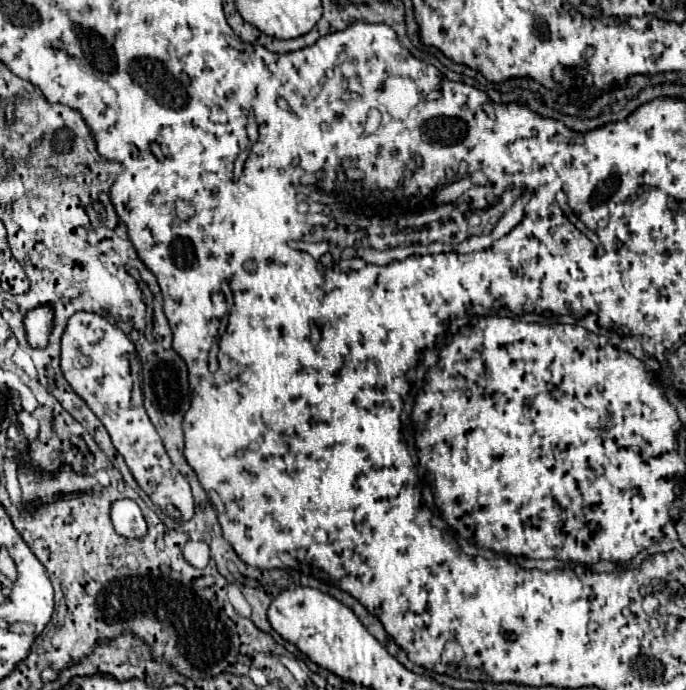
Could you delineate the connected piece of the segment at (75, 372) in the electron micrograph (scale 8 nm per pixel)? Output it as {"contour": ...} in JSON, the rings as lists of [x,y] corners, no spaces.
{"contour":[[[94,312],[72,314],[60,340],[60,368],[66,382],[86,400],[88,408],[104,424],[114,448],[124,456],[138,486],[164,514],[176,520],[190,520],[194,514],[190,484],[166,456],[164,444],[140,402],[140,392],[134,390],[134,356],[134,344],[126,334]]]}

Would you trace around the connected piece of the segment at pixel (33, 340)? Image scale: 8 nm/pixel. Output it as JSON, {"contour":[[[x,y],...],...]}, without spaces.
{"contour":[[[42,306],[42,308],[28,312],[26,318],[24,318],[24,328],[26,328],[26,334],[28,334],[30,346],[36,346],[36,348],[46,346],[48,334],[50,334],[50,328],[52,328],[52,308]]]}

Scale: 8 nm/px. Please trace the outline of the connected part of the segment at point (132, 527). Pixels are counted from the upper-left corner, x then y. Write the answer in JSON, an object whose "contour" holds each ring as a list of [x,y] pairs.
{"contour":[[[122,498],[122,500],[116,500],[110,508],[110,520],[112,520],[112,526],[114,530],[128,538],[128,540],[134,540],[134,538],[144,538],[148,528],[146,528],[146,520],[142,516],[142,510],[140,506],[130,500],[130,498]]]}

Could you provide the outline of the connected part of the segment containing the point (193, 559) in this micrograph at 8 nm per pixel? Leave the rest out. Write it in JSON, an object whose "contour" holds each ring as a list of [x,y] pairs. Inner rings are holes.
{"contour":[[[190,540],[183,548],[183,556],[188,564],[192,564],[194,568],[206,568],[208,560],[210,560],[210,548],[206,542],[194,542]]]}

